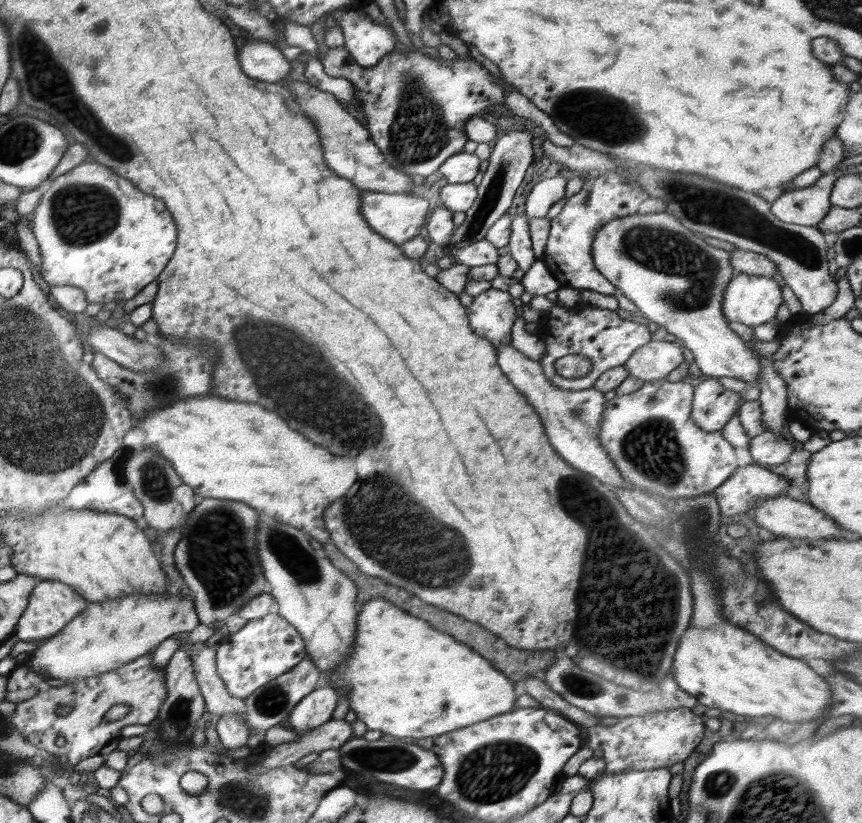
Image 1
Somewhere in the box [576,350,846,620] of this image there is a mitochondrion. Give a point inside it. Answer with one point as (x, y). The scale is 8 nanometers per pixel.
(653, 449)

